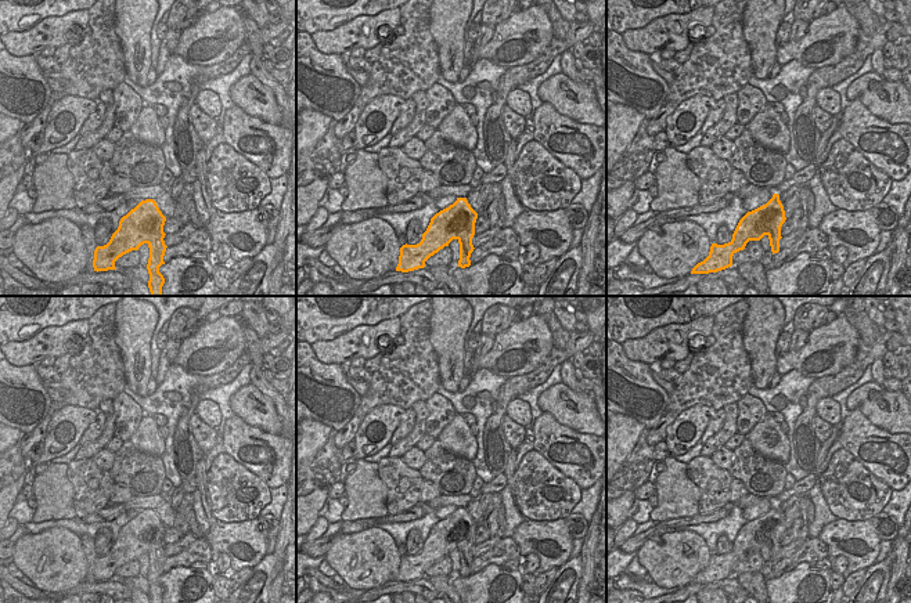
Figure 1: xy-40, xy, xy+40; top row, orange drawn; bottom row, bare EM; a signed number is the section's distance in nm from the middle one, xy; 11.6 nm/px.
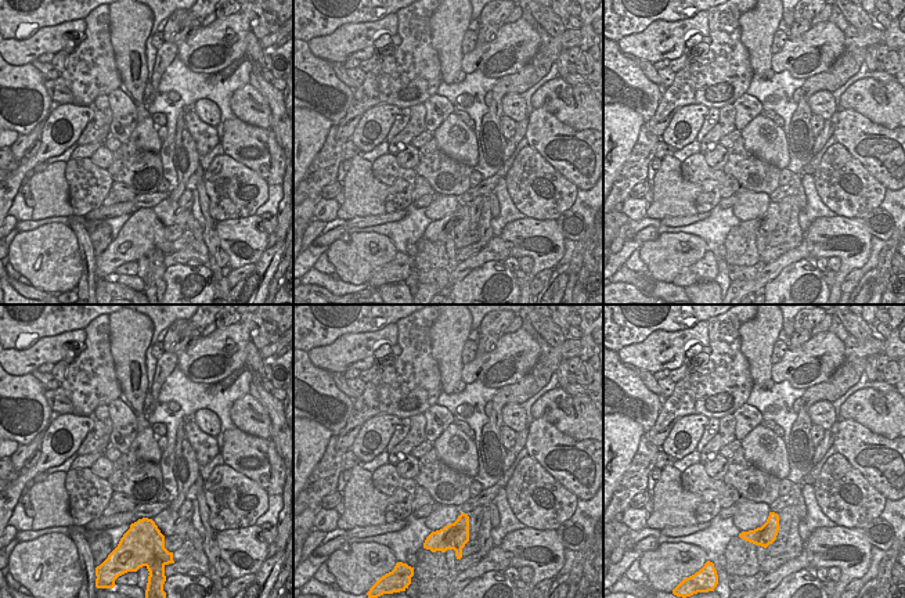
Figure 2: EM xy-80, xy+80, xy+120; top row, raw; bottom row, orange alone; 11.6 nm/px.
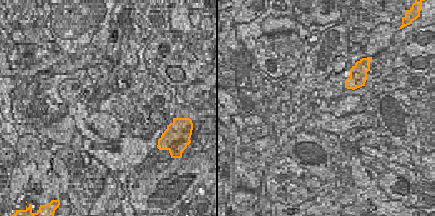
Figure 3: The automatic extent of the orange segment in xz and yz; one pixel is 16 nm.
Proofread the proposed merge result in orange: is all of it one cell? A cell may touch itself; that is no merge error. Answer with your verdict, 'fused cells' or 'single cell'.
fused cells

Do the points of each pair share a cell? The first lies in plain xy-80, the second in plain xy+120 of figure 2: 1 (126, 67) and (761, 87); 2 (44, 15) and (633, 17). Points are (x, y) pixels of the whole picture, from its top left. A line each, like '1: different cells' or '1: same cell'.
1: different cells
2: same cell

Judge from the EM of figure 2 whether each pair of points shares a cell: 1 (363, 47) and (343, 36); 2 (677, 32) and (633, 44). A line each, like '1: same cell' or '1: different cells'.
1: same cell
2: same cell

